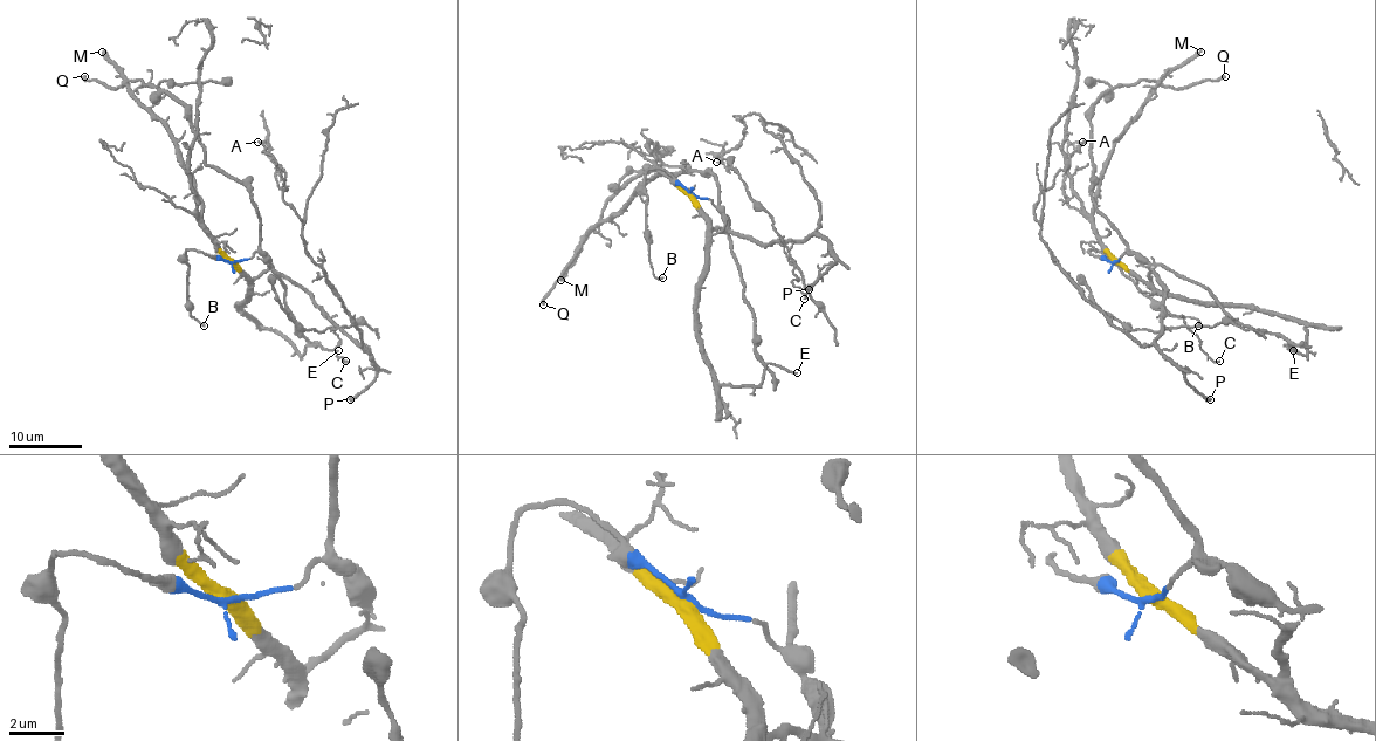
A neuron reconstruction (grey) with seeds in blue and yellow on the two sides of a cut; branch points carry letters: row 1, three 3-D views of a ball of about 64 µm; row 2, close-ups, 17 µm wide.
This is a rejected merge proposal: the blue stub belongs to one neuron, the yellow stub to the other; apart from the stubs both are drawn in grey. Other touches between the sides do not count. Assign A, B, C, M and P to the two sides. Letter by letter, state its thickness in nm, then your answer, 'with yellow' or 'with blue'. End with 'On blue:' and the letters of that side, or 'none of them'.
A: 150 nm | with yellow
B: 110 nm | with blue
C: 110 nm | with yellow
M: 380 nm | with yellow
P: 400 nm | with yellow
On blue: B

